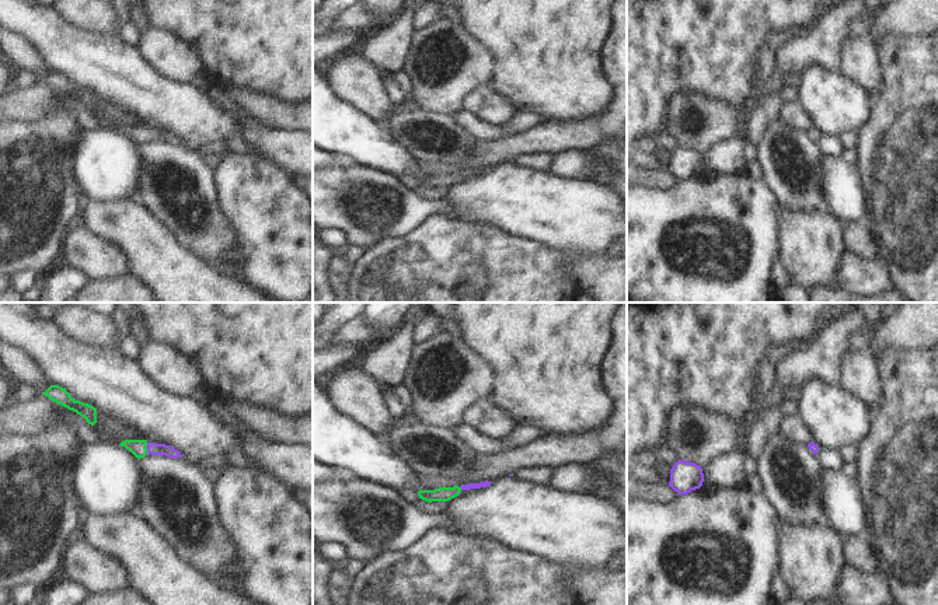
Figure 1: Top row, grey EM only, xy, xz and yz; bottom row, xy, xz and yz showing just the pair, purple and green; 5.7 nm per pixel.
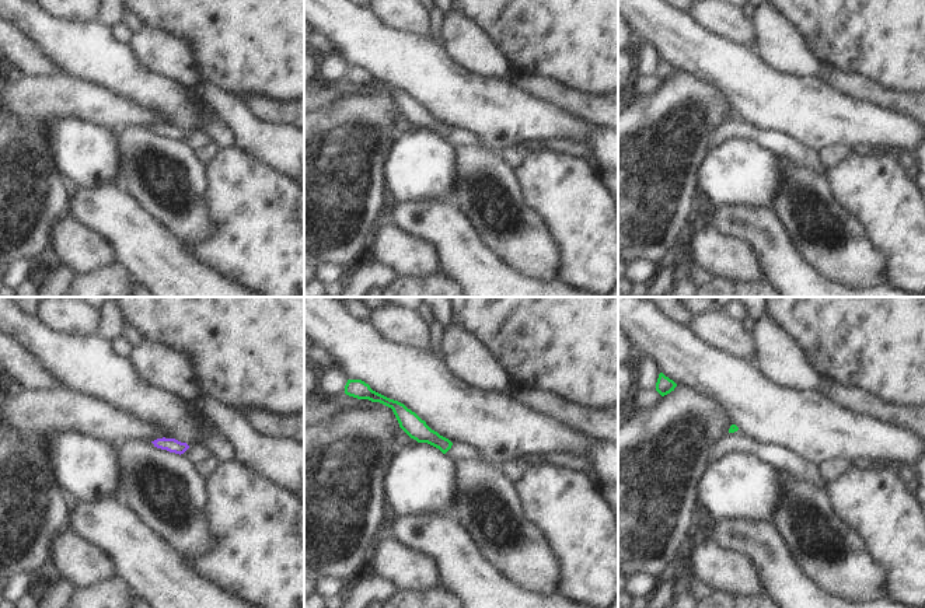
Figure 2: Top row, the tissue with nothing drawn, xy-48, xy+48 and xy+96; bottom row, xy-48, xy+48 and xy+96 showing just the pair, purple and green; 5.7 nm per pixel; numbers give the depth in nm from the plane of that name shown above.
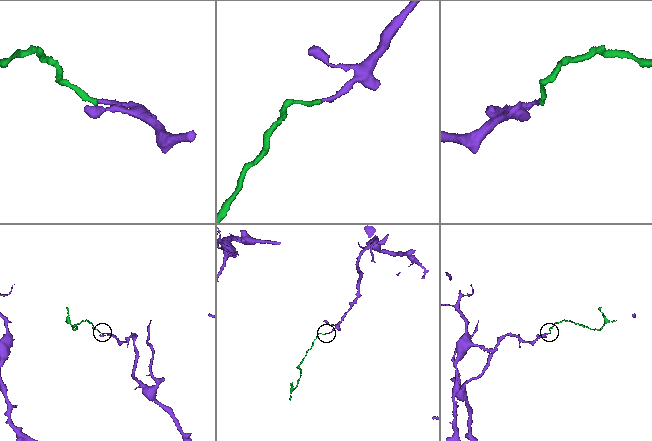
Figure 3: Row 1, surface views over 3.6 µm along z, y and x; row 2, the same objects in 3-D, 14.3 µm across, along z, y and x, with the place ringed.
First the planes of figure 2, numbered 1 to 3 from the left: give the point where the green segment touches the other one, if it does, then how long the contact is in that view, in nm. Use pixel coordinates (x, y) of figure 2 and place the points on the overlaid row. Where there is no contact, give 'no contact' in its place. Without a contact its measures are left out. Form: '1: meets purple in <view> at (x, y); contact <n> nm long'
1: no contact
2: no contact
3: no contact

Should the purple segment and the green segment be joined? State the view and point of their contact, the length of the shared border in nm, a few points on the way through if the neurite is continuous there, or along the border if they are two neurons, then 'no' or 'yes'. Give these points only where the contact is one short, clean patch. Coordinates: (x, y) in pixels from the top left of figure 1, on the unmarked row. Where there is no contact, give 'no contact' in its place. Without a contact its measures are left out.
contact xy (146, 133); length 60 nm; way xy (153, 135), (146, 133), (138, 133); yes

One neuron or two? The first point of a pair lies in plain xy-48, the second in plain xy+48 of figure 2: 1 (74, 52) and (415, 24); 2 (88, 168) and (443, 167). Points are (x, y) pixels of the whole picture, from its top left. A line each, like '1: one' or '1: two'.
1: two
2: one

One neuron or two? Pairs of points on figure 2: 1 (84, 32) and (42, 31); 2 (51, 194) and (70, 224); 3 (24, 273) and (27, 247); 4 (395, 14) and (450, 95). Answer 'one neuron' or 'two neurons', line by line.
1: one neuron
2: two neurons
3: two neurons
4: two neurons

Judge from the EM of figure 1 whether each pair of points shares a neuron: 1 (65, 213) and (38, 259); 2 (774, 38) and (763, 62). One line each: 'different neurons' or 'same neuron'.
1: same neuron
2: same neuron

